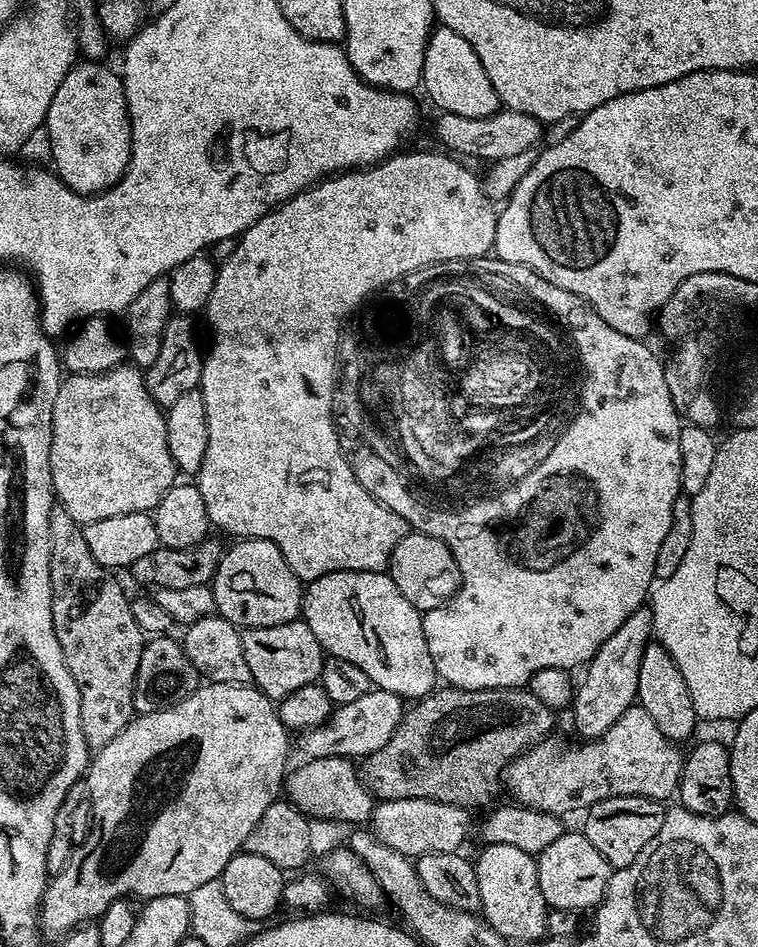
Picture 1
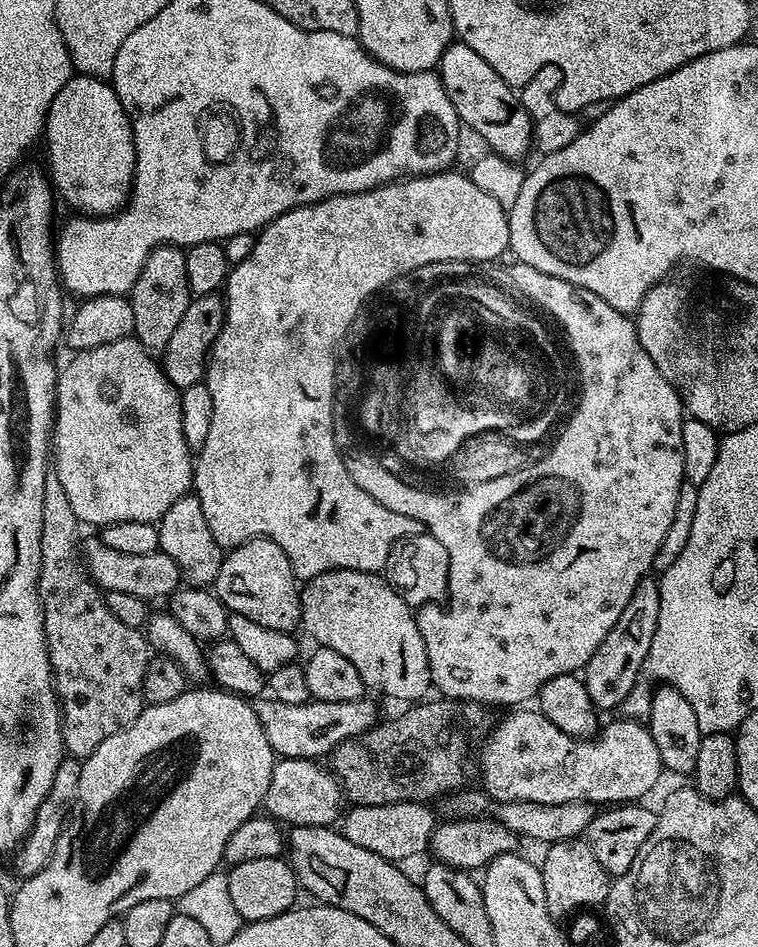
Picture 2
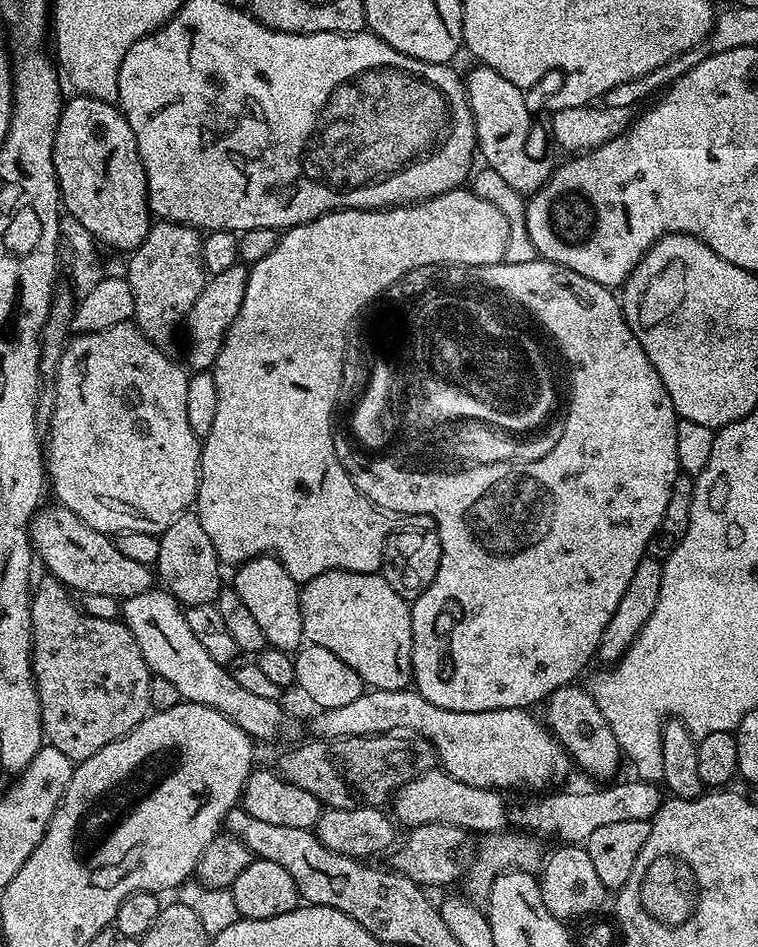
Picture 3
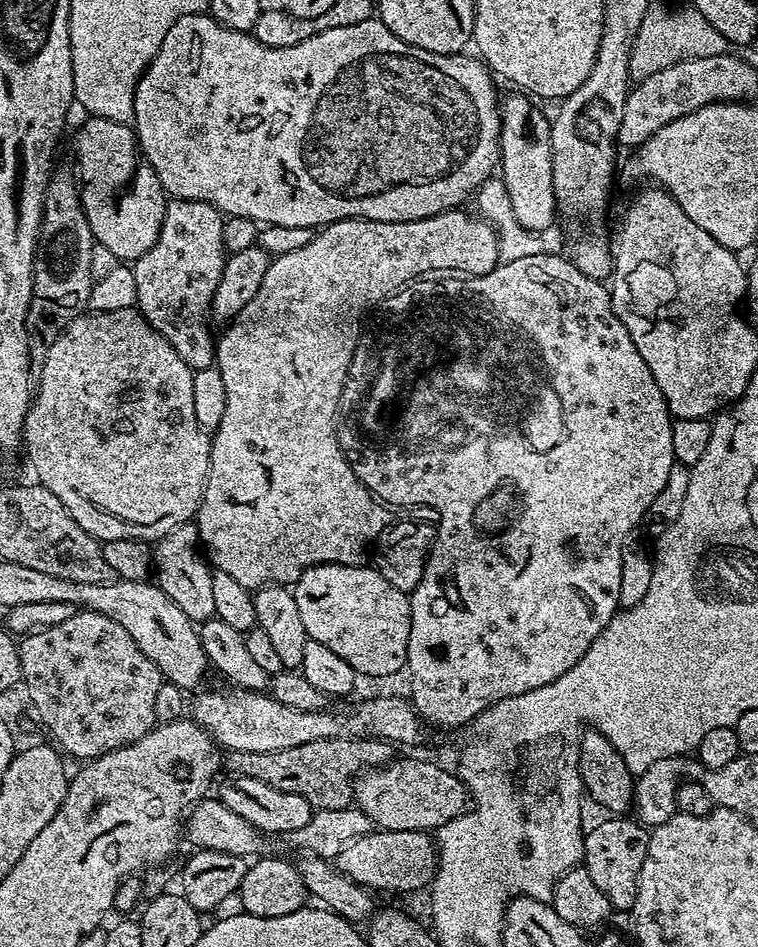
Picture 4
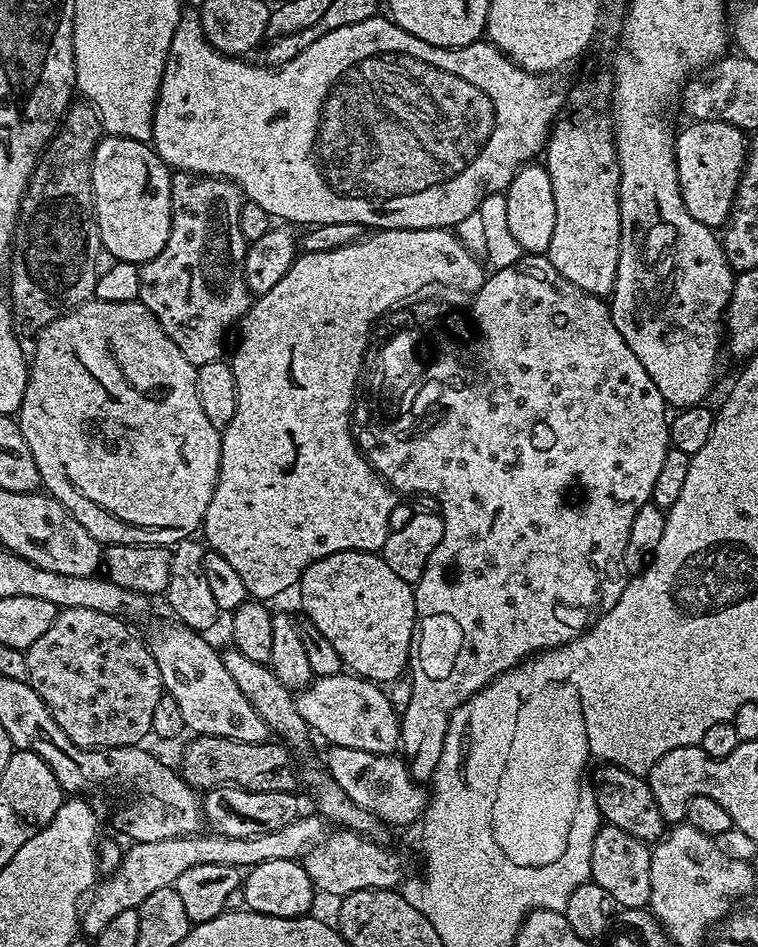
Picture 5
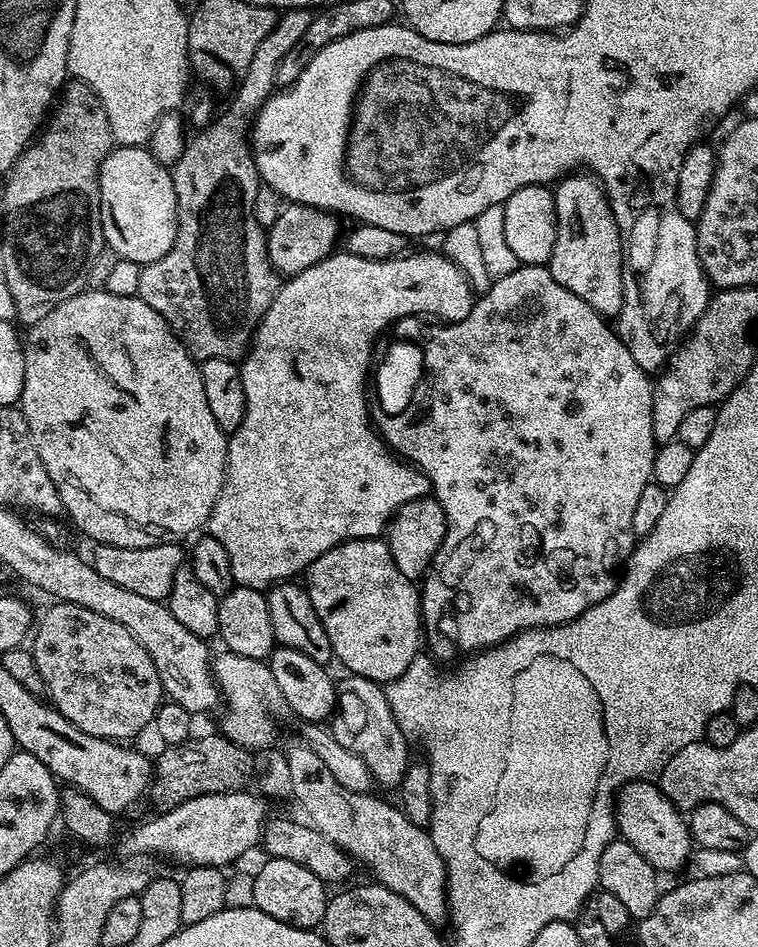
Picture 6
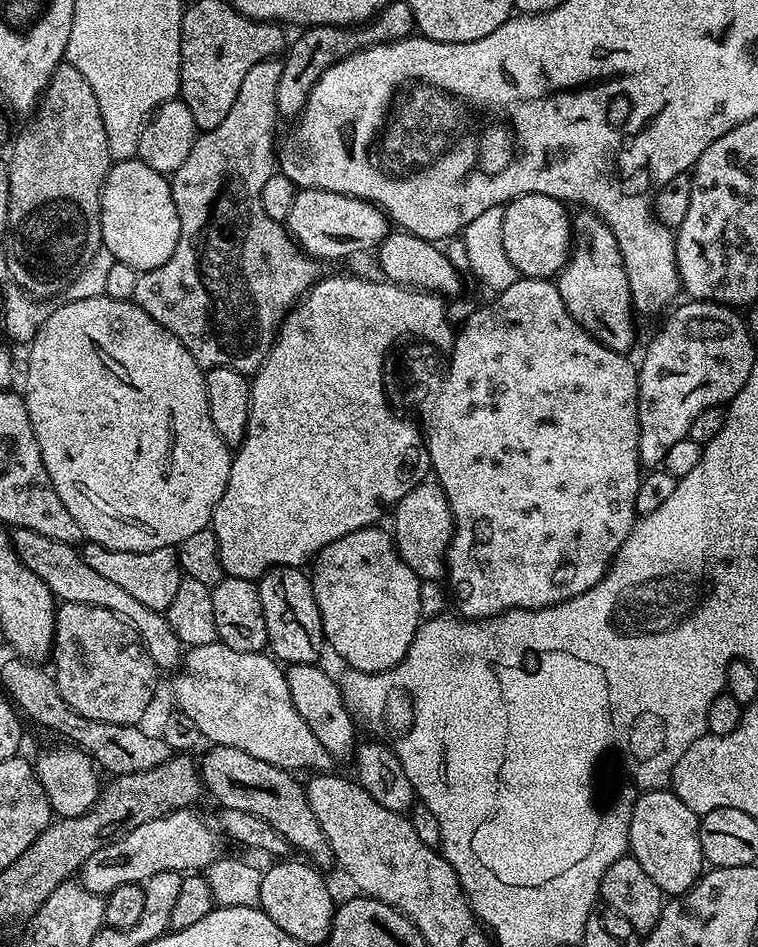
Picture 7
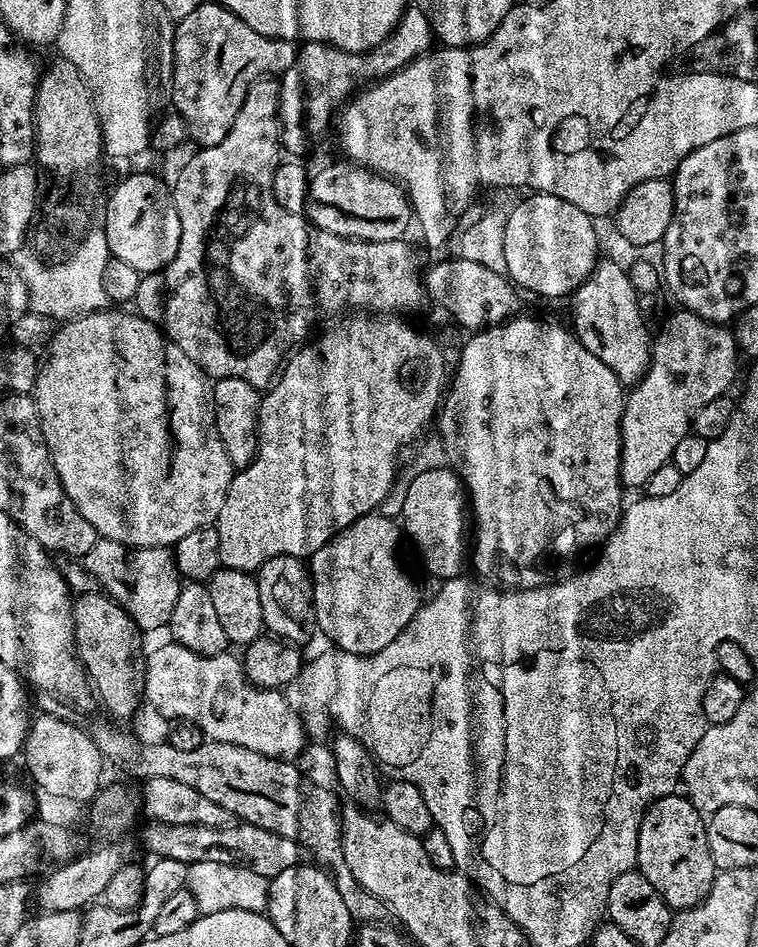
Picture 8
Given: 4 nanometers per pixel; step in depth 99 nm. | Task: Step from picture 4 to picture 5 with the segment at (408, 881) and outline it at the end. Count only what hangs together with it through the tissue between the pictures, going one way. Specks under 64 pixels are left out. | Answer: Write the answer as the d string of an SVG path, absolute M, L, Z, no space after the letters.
M334 830L325 836L310 854L303 858L306 874L310 874L317 893L343 898L358 890L375 888L399 889L404 880L404 860L392 848L379 844L379 839L360 835L359 832Z

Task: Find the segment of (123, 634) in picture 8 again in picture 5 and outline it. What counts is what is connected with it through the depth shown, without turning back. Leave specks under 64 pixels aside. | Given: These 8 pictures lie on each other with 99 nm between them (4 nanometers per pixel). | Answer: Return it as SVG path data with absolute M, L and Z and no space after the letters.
M65 608L57 613L50 628L26 649L28 657L28 685L40 695L42 702L46 702L50 714L54 714L54 722L58 722L58 726L62 726L62 730L66 730L66 738L70 738L70 742L74 742L83 748L130 748L139 745L143 741L140 739L144 735L147 737L151 733L154 706L158 706L158 698L165 695L164 683L158 674L158 662L154 662L147 643L141 637L139 640L122 621L123 619L120 616L111 616L98 610Z

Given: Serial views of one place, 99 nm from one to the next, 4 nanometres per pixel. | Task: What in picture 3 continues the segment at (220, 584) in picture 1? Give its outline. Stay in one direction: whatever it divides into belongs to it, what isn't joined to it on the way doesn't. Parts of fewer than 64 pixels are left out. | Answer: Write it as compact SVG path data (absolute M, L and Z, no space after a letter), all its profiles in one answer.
M271 554L253 556L235 569L236 593L242 598L246 610L254 614L254 622L262 626L265 641L282 652L295 653L301 647L304 635L304 619L300 613L298 581L284 568L283 562Z

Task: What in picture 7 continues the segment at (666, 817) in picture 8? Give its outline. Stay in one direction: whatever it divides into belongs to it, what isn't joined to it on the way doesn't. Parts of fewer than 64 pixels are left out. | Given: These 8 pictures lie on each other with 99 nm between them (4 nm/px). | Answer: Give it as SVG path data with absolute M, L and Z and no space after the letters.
M670 790L641 792L632 800L632 816L626 825L626 848L636 859L638 866L642 866L642 870L646 870L650 878L654 878L660 891L669 897L678 896L681 892L687 892L688 889L693 888L706 868L700 841L700 817Z

